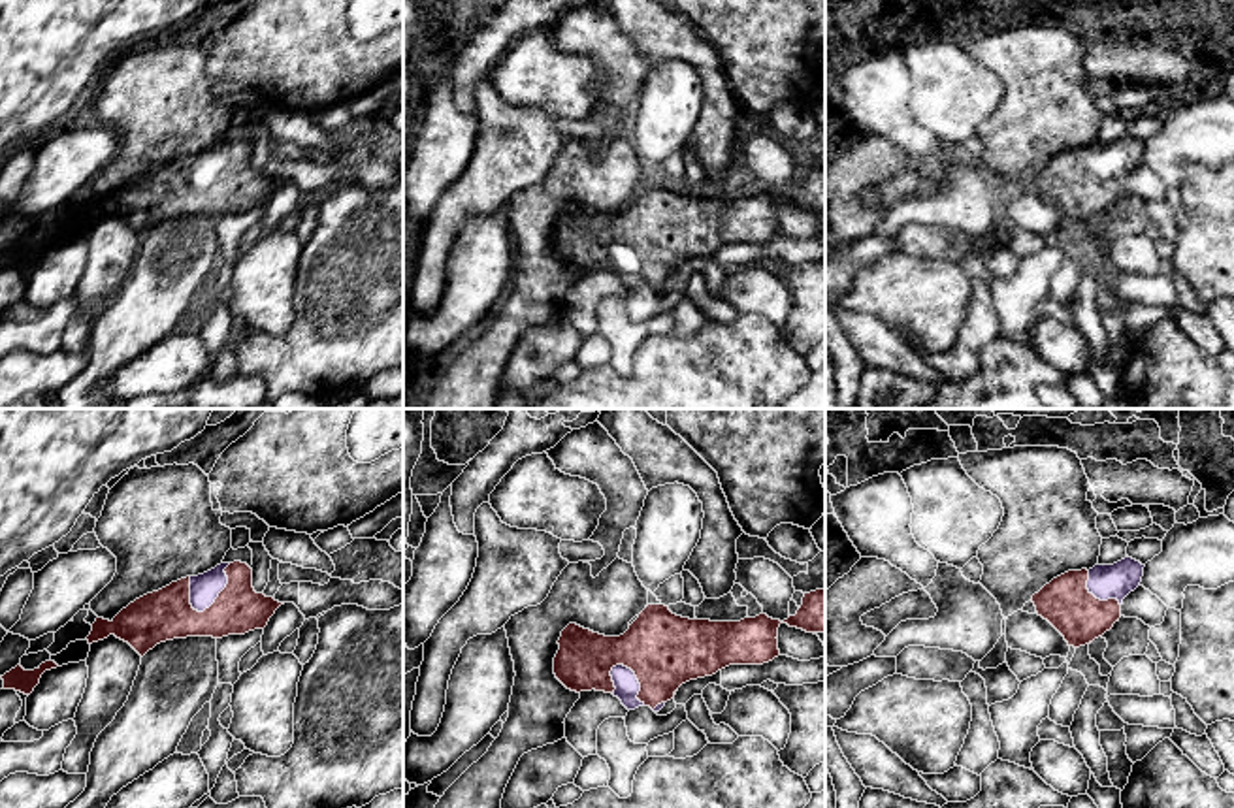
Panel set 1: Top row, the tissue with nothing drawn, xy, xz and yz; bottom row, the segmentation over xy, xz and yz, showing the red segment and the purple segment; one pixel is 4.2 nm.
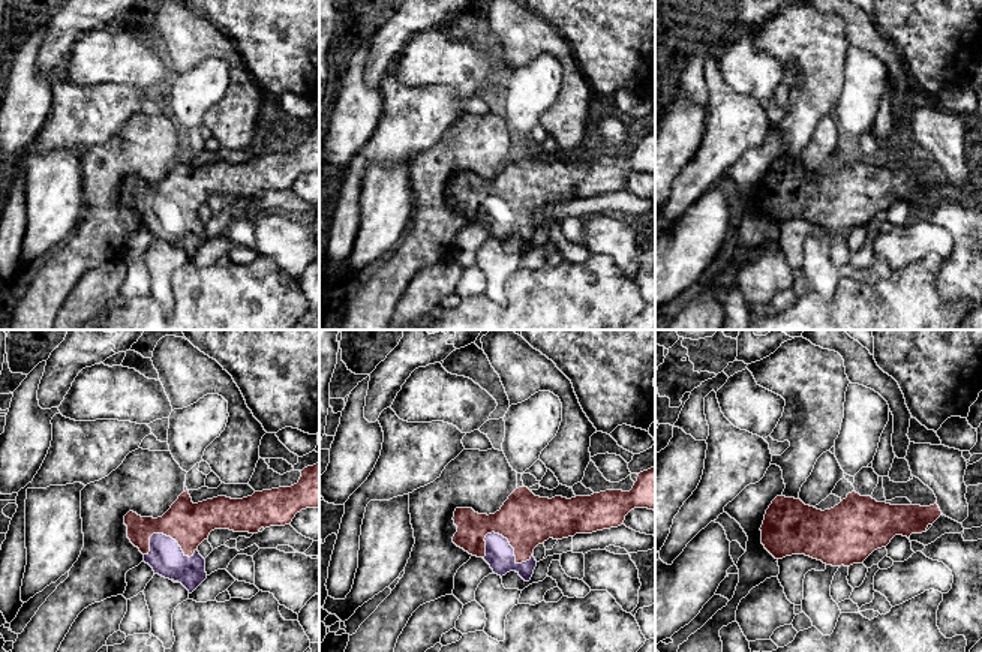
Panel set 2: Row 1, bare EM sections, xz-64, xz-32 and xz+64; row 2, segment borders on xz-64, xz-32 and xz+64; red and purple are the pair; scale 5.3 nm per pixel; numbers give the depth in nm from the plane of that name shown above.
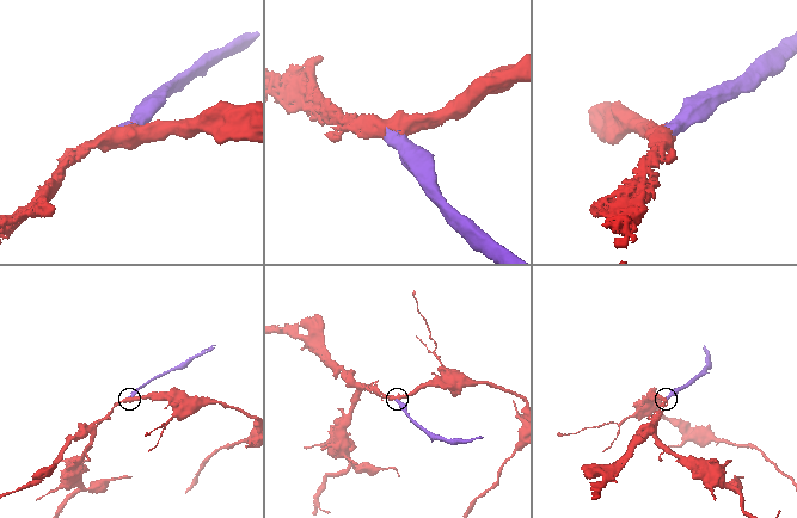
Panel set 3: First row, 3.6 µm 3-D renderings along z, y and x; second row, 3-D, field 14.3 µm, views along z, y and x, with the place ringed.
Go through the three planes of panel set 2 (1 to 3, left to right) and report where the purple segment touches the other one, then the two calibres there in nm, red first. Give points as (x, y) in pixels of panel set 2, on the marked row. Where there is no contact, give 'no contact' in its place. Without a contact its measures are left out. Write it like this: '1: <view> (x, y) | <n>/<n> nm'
1: xz-64 (165, 534) | 220/190 nm
2: xz-32 (511, 546) | 280/160 nm
3: no contact

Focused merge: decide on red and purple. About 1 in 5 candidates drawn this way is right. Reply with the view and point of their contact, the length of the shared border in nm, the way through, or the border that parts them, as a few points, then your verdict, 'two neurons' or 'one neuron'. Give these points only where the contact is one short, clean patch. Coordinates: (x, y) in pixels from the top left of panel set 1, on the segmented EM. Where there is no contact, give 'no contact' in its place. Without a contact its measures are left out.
contact xy (221, 592); length 260 nm; way xy (168, 614), (202, 611), (221, 592), (208, 592), (204, 588); one neuron

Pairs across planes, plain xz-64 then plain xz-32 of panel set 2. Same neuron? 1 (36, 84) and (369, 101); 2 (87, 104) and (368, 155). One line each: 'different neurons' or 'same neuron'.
1: same neuron
2: same neuron

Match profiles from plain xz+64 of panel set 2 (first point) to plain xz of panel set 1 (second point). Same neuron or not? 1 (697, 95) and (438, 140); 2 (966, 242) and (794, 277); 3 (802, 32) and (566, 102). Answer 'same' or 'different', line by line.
1: different
2: same
3: different

